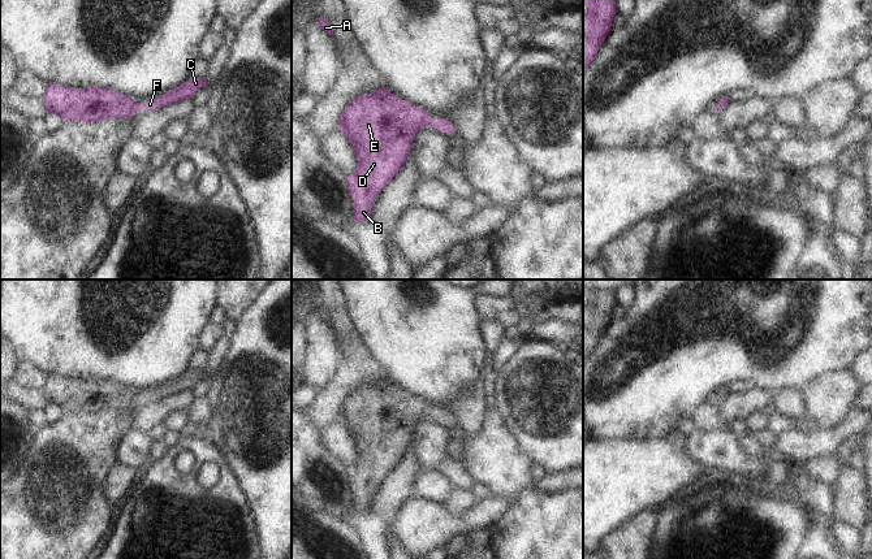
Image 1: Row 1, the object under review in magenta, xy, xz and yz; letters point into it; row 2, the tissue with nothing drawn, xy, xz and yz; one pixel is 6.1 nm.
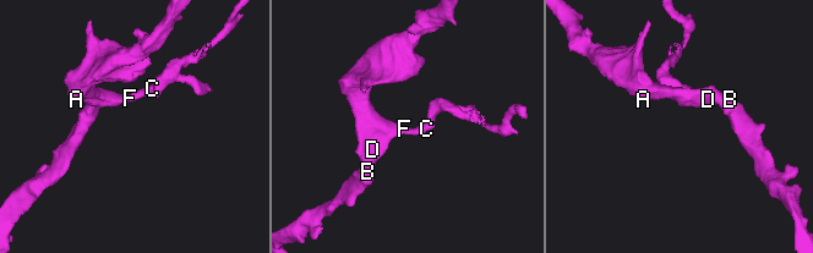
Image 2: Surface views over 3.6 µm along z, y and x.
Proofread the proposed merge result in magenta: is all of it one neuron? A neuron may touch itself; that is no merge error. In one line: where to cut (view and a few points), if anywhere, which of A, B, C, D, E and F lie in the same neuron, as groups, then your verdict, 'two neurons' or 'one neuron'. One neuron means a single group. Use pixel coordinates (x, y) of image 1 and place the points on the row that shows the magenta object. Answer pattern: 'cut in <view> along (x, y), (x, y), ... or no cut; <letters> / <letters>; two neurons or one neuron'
no cut; A B C D E F; one neuron

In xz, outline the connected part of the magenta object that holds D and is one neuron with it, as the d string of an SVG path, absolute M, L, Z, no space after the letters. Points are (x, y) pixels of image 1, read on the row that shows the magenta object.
M385 87L359 95L345 105L337 120L337 129L349 140L357 156L357 169L346 176L354 222L371 218L374 200L406 162L415 134L428 125L441 133L454 130L452 122L443 118L431 120L428 112L400 99Z

